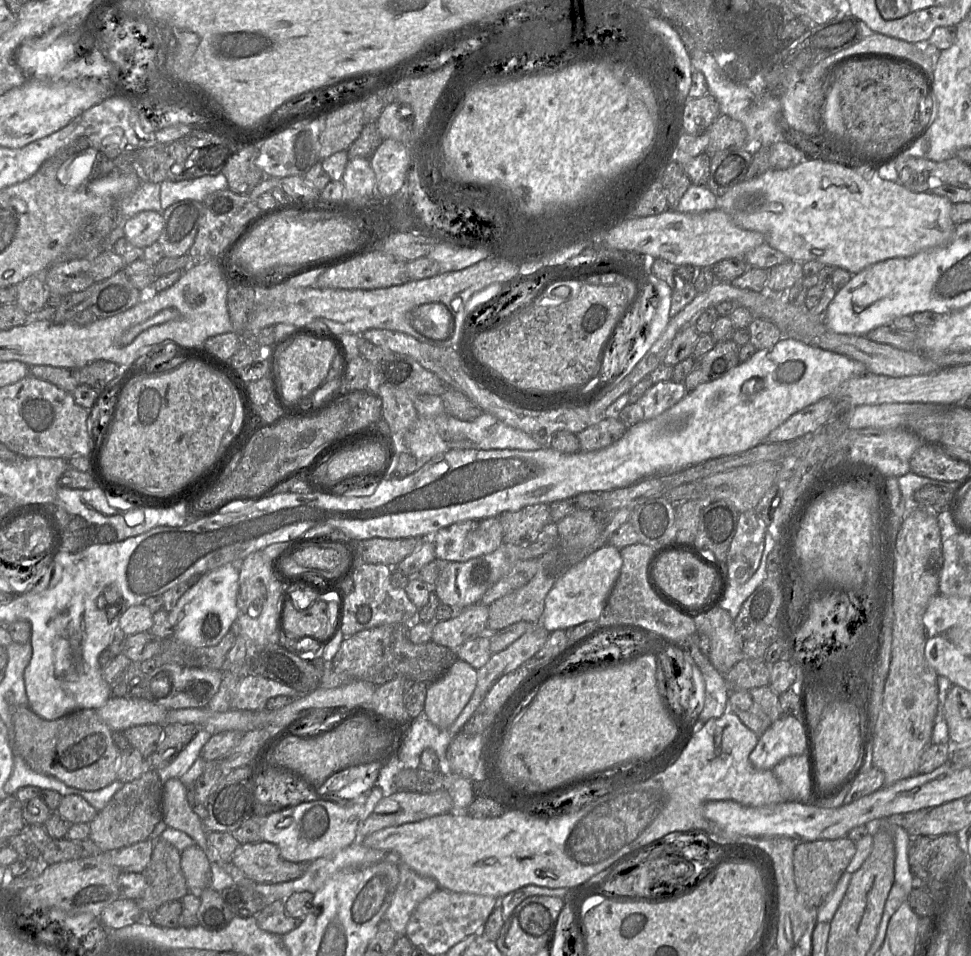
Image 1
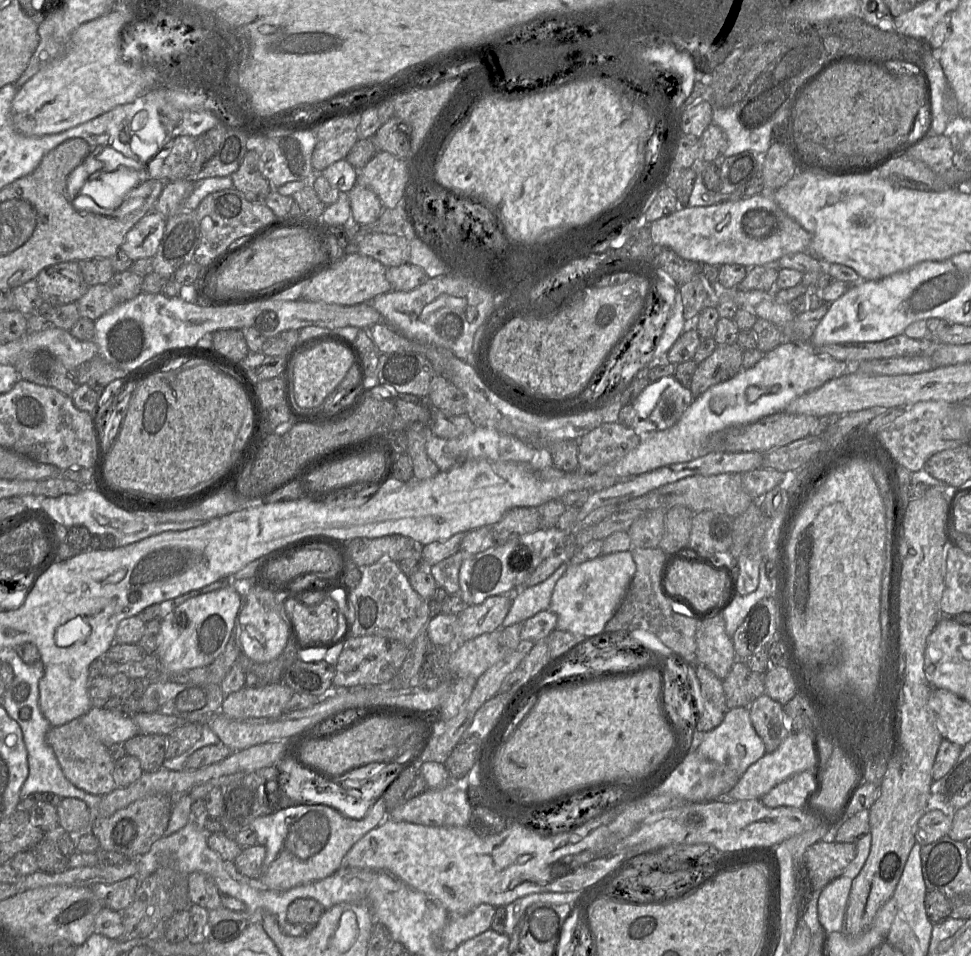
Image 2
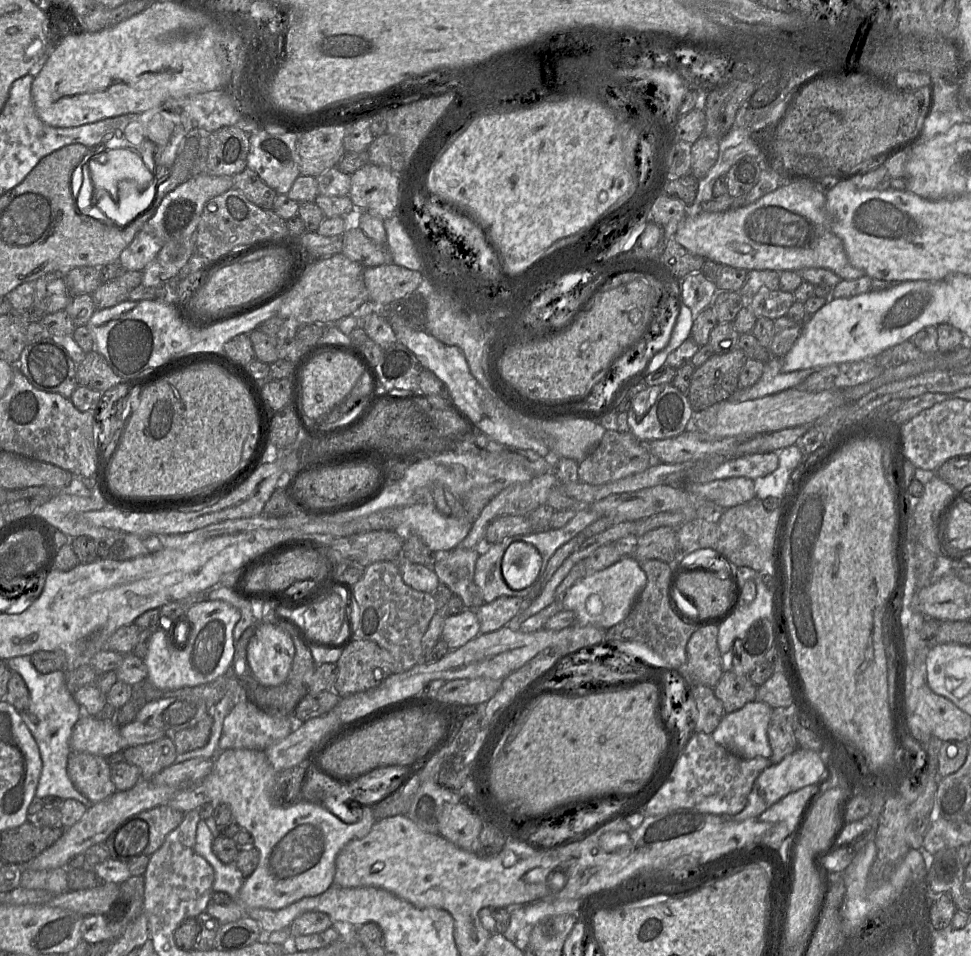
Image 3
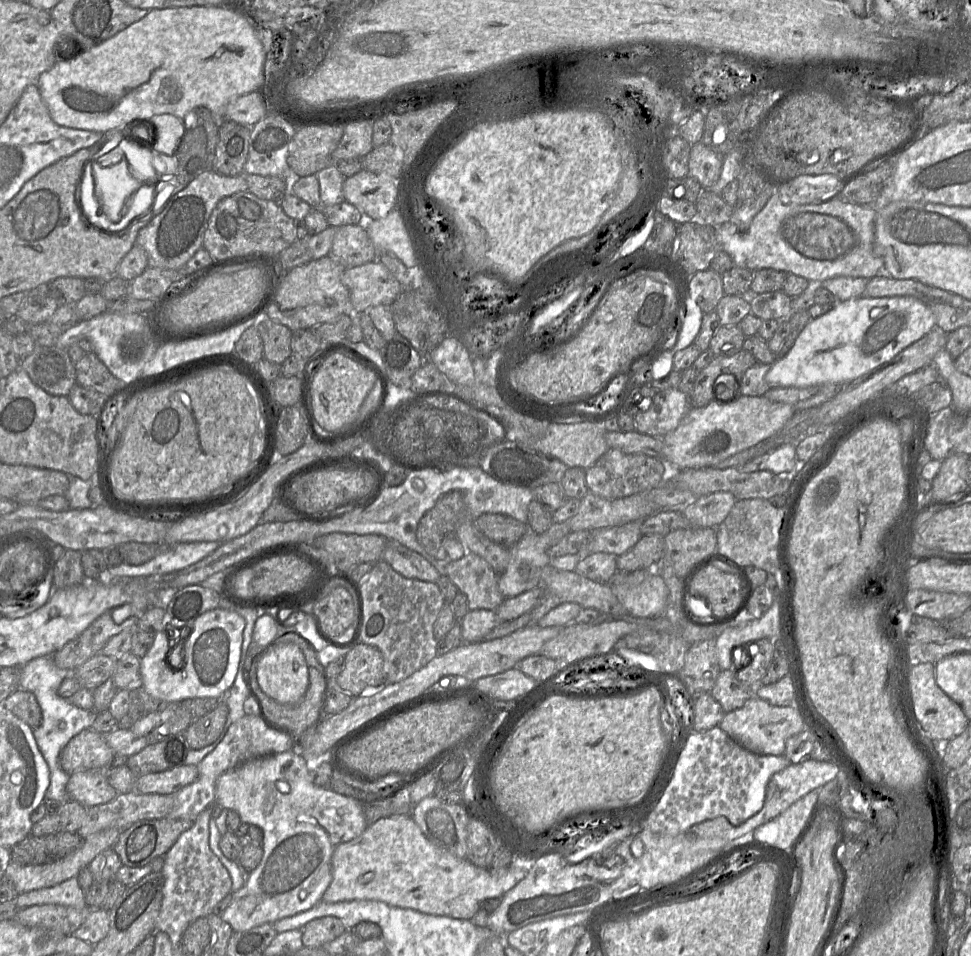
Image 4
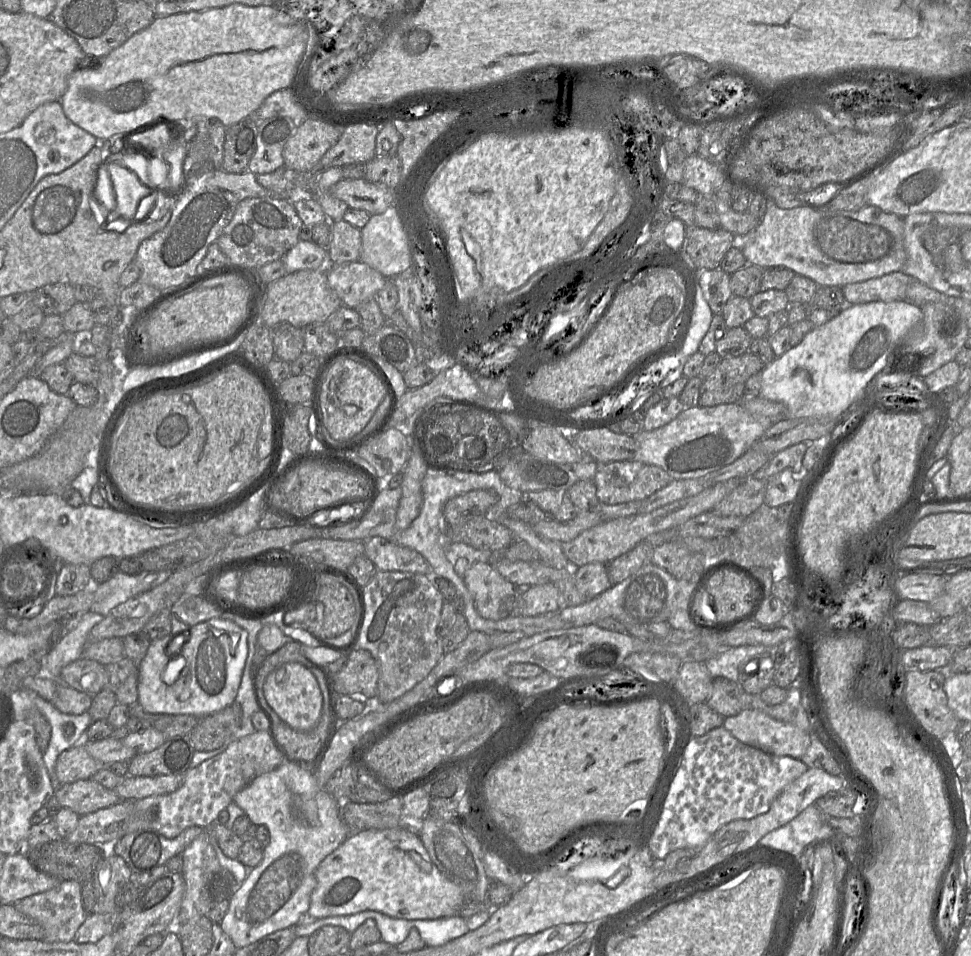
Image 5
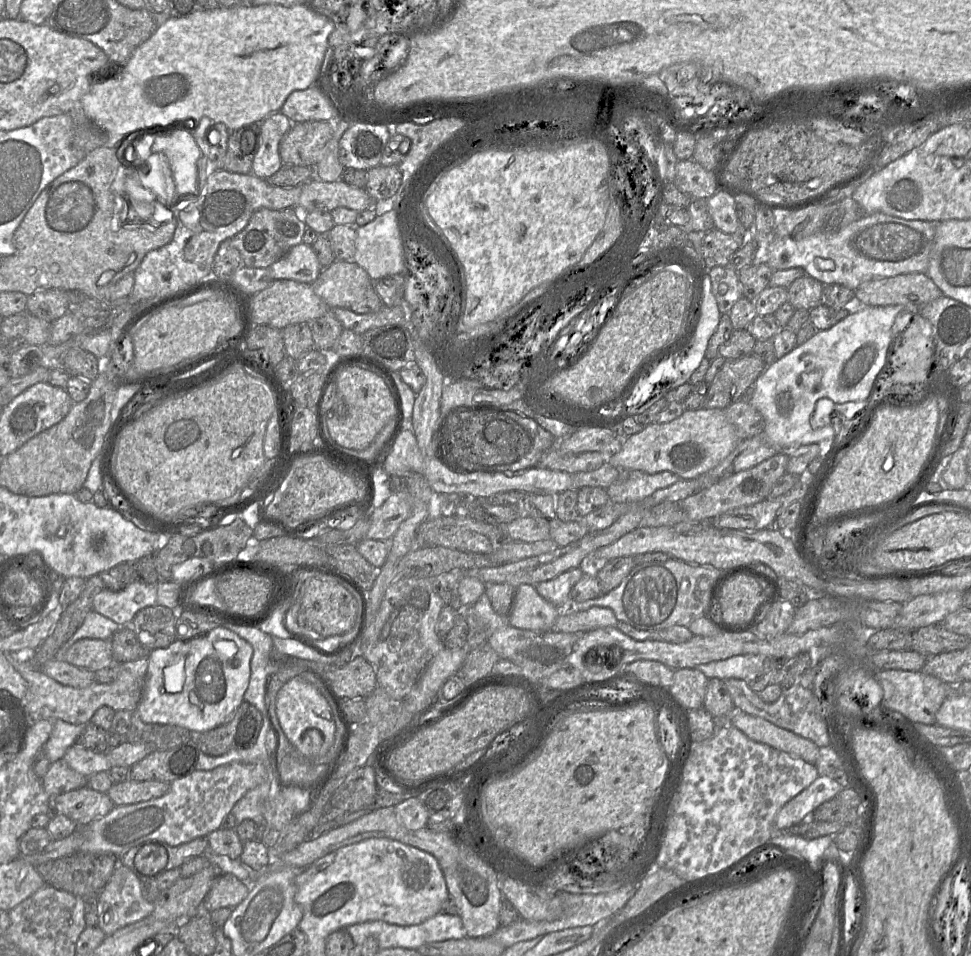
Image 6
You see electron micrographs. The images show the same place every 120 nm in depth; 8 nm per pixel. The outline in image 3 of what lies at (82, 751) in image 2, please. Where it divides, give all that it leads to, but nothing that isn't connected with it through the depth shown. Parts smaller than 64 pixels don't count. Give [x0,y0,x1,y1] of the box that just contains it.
[67,750,116,803]

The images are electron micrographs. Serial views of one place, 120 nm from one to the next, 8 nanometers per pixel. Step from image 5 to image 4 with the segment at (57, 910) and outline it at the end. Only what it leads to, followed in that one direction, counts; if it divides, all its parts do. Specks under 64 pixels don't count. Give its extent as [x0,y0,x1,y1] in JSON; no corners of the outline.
[15,876,87,909]

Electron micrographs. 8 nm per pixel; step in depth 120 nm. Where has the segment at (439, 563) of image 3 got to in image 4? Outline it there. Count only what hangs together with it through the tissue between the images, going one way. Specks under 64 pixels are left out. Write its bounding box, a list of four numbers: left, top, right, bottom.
[446,553,505,611]

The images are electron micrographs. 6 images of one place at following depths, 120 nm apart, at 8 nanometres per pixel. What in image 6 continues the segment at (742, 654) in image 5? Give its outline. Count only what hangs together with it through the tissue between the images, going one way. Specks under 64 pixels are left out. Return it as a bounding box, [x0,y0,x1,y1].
[694,654,766,680]

